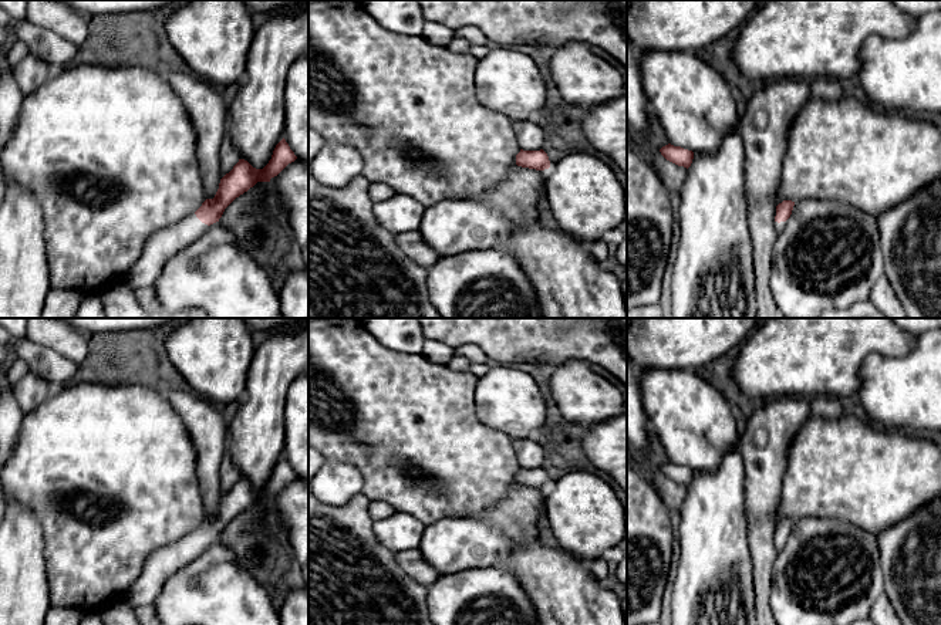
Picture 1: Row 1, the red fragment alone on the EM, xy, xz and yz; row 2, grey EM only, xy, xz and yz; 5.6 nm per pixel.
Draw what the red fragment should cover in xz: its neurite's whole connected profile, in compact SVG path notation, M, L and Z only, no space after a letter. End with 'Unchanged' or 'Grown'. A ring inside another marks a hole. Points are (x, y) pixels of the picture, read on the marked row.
M523 151L516 155L516 165L522 168L544 170L550 168L550 161L547 153L540 151Z. Unchanged

